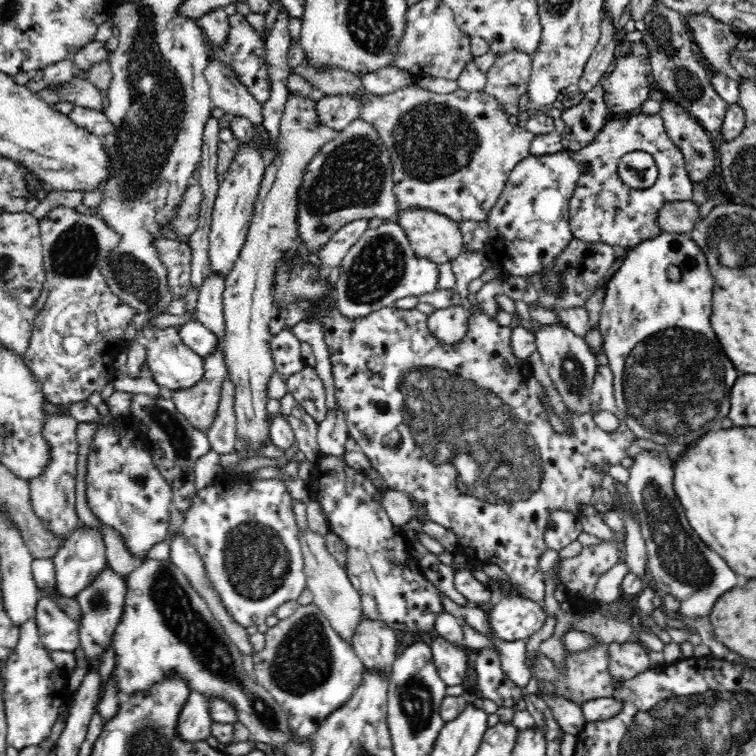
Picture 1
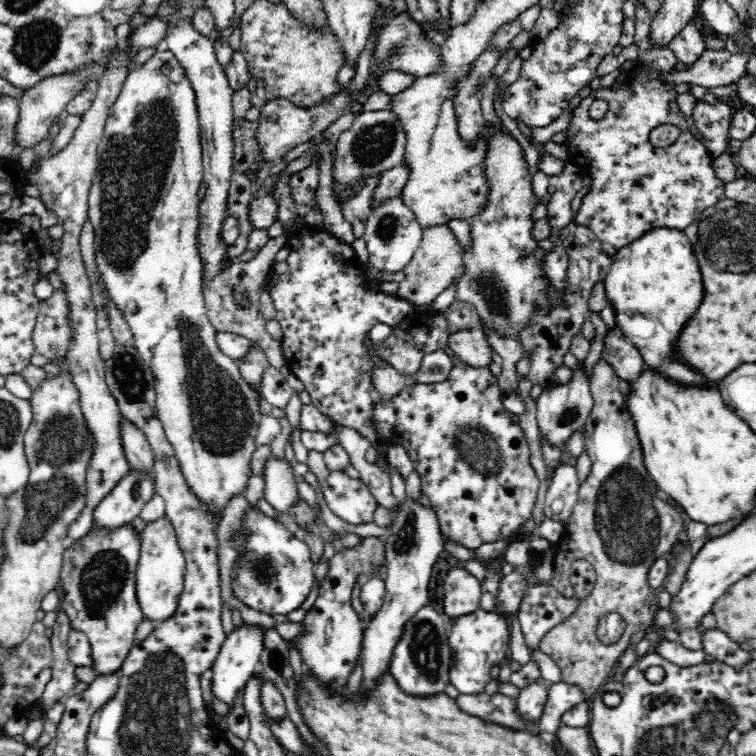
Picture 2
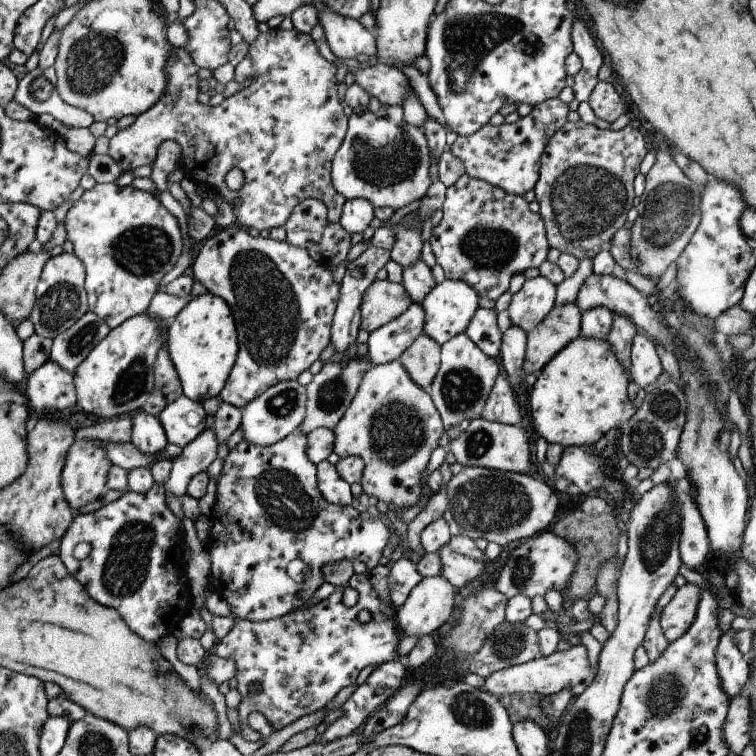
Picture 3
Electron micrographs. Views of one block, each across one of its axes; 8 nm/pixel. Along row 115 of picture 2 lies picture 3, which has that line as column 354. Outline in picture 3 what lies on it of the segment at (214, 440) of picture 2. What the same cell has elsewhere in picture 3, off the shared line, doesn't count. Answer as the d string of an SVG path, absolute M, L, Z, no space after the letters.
M389 105L377 111L365 107L348 111L346 132L330 165L332 188L346 200L364 199L374 208L393 211L421 199L432 184L429 171L428 149L422 131L413 122L407 122L399 105Z

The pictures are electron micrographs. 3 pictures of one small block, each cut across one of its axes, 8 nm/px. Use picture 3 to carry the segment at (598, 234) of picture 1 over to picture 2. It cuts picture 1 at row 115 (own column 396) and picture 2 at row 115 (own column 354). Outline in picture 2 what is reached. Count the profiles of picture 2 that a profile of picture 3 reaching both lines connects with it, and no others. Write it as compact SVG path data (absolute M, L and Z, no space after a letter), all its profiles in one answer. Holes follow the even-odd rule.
M644 67L642 76L636 74L633 80L628 78L622 88L602 88L582 99L580 105L573 110L571 124L566 130L567 160L590 176L589 189L581 198L582 204L573 219L578 225L588 227L598 240L612 244L617 250L657 228L683 231L706 208L711 208L724 199L724 183L714 175L714 159L689 130L685 116L675 103L677 94L672 88L671 84L659 82L659 72ZM596 100L608 103L608 111L600 119L591 118L589 114ZM660 125L677 126L681 131L680 137L669 146L654 147L650 143L650 134Z

